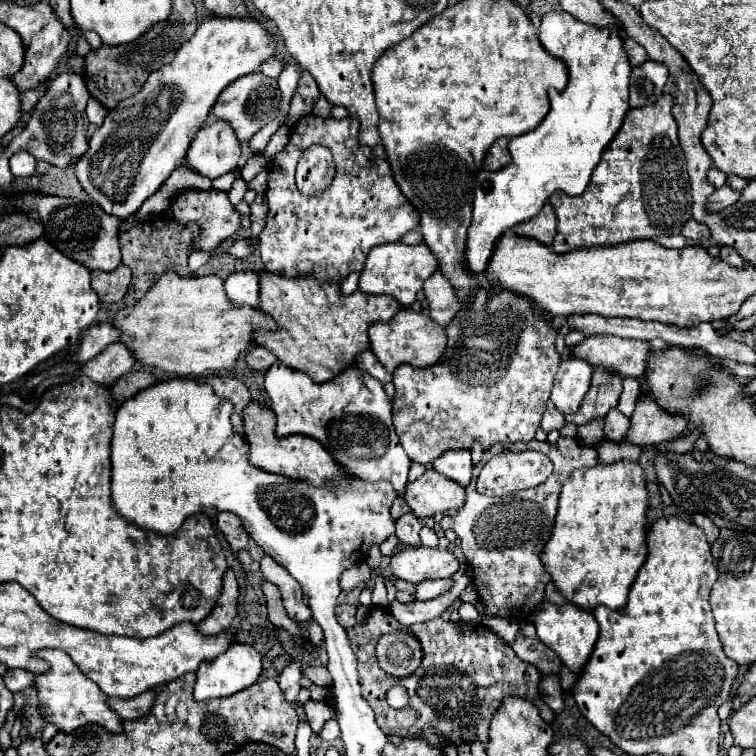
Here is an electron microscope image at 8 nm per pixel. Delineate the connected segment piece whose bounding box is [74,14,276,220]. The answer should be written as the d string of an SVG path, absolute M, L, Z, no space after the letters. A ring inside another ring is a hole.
M208 14L200 22L196 34L176 52L176 58L152 72L134 98L128 98L120 102L116 110L110 110L104 124L90 136L90 150L74 164L74 172L82 188L100 204L106 214L112 214L120 220L136 214L142 202L162 186L174 168L182 164L194 132L204 126L220 92L236 78L258 72L260 64L274 56L274 50L276 38L260 20L230 16L220 18L216 14Z

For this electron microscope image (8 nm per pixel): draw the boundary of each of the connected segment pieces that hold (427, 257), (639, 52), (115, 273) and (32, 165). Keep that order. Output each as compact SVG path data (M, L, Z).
M402 242L382 244L370 250L366 264L360 276L360 290L366 294L386 294L396 298L402 306L410 306L416 300L416 294L422 290L426 278L430 278L438 270L438 260L430 252L426 244L408 246Z
M632 38L624 40L624 50L626 50L628 58L630 58L630 66L640 66L642 62L648 60L646 50L642 46L638 46L638 42L634 42Z
M120 264L112 272L92 272L92 290L98 294L100 302L120 302L130 284L130 268Z
M18 152L10 158L10 168L14 176L30 176L36 170L36 160L28 152Z

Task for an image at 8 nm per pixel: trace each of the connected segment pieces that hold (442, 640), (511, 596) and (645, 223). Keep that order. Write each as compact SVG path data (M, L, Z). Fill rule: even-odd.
M386 608L372 610L366 624L356 624L352 628L346 628L352 650L358 658L358 678L362 686L362 698L366 698L366 702L374 710L376 722L384 734L398 734L398 736L422 734L430 744L438 748L442 748L442 736L448 736L456 746L460 744L462 738L468 742L480 738L482 744L486 744L488 724L492 714L498 710L502 698L508 694L516 694L516 690L528 690L524 698L530 700L540 710L540 716L546 722L552 722L554 712L542 702L542 696L538 694L538 682L542 680L542 674L534 666L522 662L506 642L502 642L496 634L492 634L484 626L468 622L446 622L442 618L436 618L406 628L408 634L414 634L420 640L424 658L422 666L412 676L402 680L380 670L374 654L378 638L396 628L404 626L400 626L398 620ZM394 684L404 686L408 692L408 704L402 710L390 708L386 704L386 692Z
M560 436L554 444L536 440L530 444L532 450L548 454L554 464L552 476L542 486L494 498L478 494L476 482L472 480L466 488L466 504L454 516L444 516L440 522L442 530L454 530L460 538L460 546L472 568L472 580L478 596L490 616L516 618L528 614L544 600L544 588L550 582L550 574L546 574L540 562L540 552L554 526L560 488L572 470L592 468L598 464L596 448L580 446L576 438Z
M664 94L658 102L642 108L630 108L626 118L602 154L600 164L594 168L588 188L580 196L566 196L556 192L550 196L550 204L556 210L558 218L558 234L552 242L552 250L562 254L576 248L590 246L616 246L632 240L648 240L656 236L672 236L680 234L682 226L688 218L692 218L692 196L690 184L684 168L684 154L678 142L676 122L672 116L672 98Z

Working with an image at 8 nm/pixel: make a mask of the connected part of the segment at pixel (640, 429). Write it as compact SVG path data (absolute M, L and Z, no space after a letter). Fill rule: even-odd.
M640 394L636 400L634 424L630 426L626 442L636 446L654 446L682 436L686 428L688 422L682 414L662 410L652 394Z

